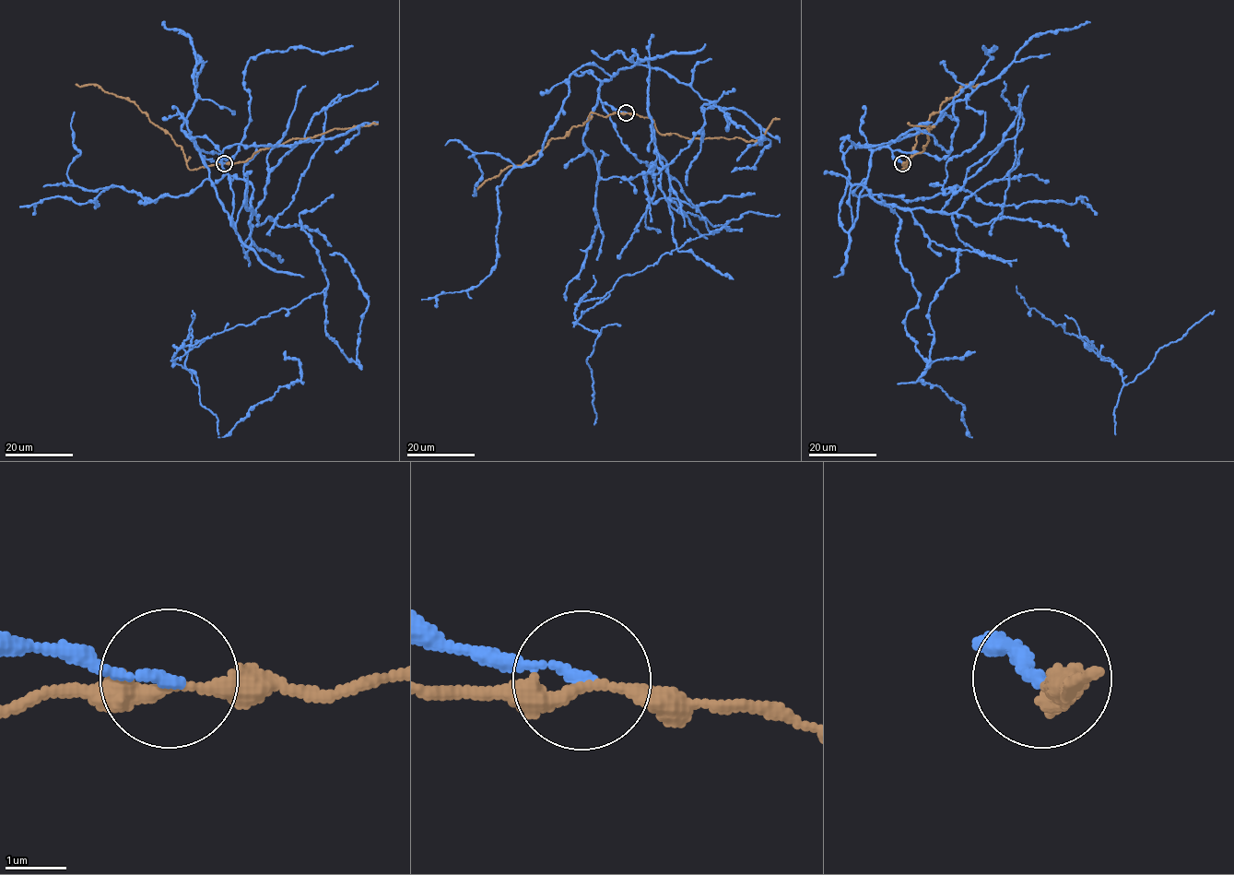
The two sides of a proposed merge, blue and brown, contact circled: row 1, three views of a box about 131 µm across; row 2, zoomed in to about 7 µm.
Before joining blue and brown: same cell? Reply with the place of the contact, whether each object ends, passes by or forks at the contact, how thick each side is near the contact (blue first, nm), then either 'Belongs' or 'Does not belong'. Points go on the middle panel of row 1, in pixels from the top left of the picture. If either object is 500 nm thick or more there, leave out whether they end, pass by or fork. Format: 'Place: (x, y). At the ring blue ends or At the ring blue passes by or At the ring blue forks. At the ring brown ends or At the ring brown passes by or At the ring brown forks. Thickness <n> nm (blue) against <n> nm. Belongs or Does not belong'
Place: (626, 112). At the ring blue ends. At the ring brown passes by. Thickness 170 nm (blue) against 240 nm. Does not belong

